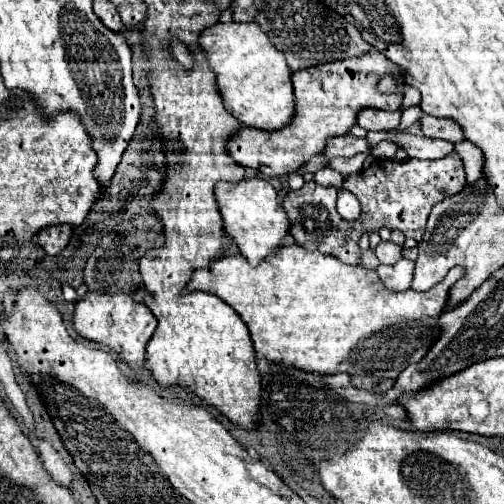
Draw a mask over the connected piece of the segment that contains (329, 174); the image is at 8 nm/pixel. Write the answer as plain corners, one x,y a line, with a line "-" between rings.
324,167
324,169
320,169
320,171
314,173
314,181
320,183
320,185
334,185
334,187
340,187
342,181
344,181
344,177
342,177
338,171
332,171
332,169

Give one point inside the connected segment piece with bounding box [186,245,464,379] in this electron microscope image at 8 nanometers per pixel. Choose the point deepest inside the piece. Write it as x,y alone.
309,310

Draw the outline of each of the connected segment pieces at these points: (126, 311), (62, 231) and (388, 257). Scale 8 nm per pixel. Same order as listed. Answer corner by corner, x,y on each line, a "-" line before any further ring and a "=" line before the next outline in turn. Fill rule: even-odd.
86,293
84,299
76,303
74,309
74,329
80,337
96,341
116,351
124,363
132,369
140,369
146,363
146,343
156,329
156,317
144,303
134,303
128,295
118,293
=
54,225
54,227
44,227
38,233
38,245
48,253
56,255
60,253
72,237
72,227
70,225
=
386,241
386,243
380,243
376,247
376,257
380,259
380,263
386,263
386,265
394,265
396,261
402,259
402,247
394,245
392,241

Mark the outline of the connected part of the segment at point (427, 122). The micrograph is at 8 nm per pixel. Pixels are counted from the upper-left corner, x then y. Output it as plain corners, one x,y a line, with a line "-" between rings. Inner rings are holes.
422,115
420,127
422,127
422,135
430,137
430,139
444,139
450,143
464,141
462,129
454,123
450,123
450,119
436,119
432,115

